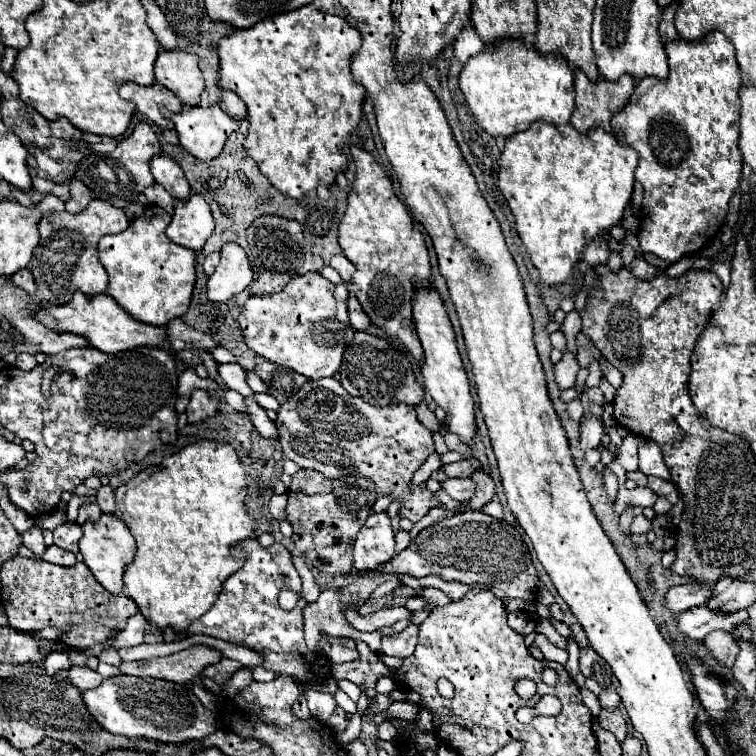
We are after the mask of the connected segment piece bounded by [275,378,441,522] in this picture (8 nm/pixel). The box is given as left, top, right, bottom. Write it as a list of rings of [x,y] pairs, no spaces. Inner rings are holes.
[[[335,378],[309,380],[295,396],[281,404],[279,418],[275,422],[279,430],[279,446],[283,454],[299,464],[301,468],[311,468],[321,472],[325,478],[347,478],[347,476],[363,476],[375,484],[375,492],[379,496],[389,496],[391,500],[399,500],[399,518],[409,518],[411,522],[421,520],[431,508],[441,506],[435,498],[435,492],[427,490],[425,484],[411,488],[411,480],[415,470],[427,460],[431,452],[435,452],[435,444],[431,432],[417,420],[415,408],[409,404],[393,404],[393,406],[371,406],[361,398],[349,396],[345,388]]]

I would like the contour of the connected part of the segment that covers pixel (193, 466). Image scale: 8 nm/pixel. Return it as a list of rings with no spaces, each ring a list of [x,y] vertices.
[[[201,440],[177,454],[165,455],[160,466],[147,467],[129,484],[115,490],[117,510],[137,542],[135,560],[123,576],[125,592],[135,600],[143,618],[159,632],[165,628],[177,634],[187,630],[193,620],[201,618],[213,606],[223,582],[245,564],[245,552],[239,544],[253,538],[251,534],[257,528],[245,508],[245,488],[247,480],[237,452],[229,444]]]

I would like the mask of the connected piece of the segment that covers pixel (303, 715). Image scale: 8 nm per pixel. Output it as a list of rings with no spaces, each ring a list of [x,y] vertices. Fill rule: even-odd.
[[[305,694],[301,695],[292,706],[293,713],[303,720],[311,718],[310,711],[307,706]]]

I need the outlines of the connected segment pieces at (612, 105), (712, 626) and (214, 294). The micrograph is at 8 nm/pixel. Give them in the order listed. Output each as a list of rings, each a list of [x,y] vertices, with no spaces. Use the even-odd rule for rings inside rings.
[[[575,72],[575,110],[571,124],[579,132],[587,132],[593,126],[611,130],[611,116],[627,104],[633,88],[633,76],[621,76],[621,80],[615,82],[599,76],[597,82],[591,82],[585,72]]]
[[[707,606],[691,608],[677,616],[679,632],[683,632],[685,636],[689,636],[693,640],[703,640],[713,630],[731,632],[733,628],[737,628],[745,622],[747,622],[747,610],[721,612],[721,610],[711,610]]]
[[[233,242],[221,250],[221,262],[213,276],[207,278],[207,300],[223,304],[231,296],[243,292],[253,280],[253,270],[245,250]]]

